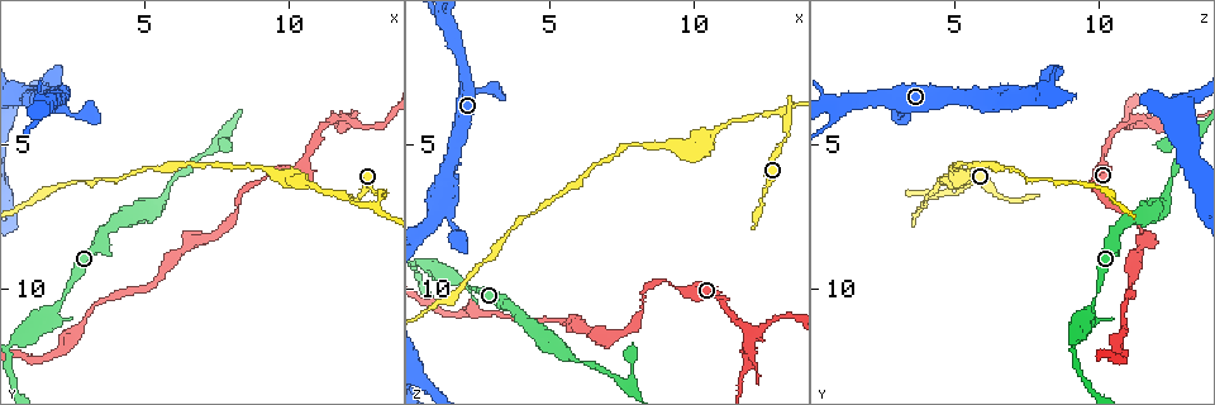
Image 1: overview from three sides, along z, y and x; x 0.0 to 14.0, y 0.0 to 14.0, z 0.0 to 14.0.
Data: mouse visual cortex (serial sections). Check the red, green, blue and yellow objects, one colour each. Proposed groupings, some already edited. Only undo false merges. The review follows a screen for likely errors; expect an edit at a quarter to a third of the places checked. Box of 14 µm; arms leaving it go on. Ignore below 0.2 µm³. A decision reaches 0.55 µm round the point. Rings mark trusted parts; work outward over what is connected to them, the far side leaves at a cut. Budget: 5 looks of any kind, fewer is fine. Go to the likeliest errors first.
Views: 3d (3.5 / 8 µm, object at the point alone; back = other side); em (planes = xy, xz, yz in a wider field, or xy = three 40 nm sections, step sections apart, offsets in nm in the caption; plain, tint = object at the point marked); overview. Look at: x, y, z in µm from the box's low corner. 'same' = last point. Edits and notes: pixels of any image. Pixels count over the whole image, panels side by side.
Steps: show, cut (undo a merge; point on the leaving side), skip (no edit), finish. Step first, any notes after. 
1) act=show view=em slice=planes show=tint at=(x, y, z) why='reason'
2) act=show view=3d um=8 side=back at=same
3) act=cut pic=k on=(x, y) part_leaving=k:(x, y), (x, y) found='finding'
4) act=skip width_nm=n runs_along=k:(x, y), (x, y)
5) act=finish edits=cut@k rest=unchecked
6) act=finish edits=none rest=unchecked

act=show view=3d um=3.5 at=(13.0, 7.1, 3.9) why='branch point'

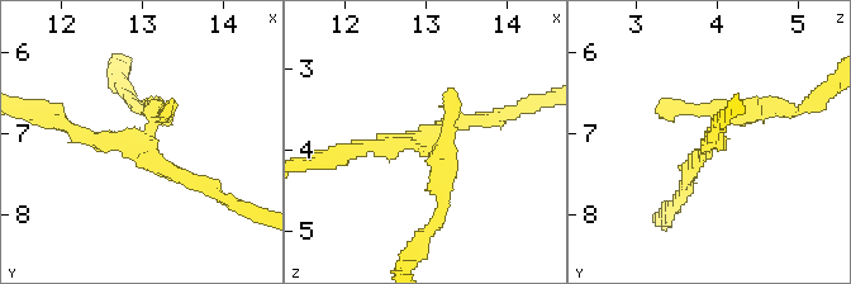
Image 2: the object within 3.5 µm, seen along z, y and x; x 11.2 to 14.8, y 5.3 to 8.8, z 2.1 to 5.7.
act=show view=em slice=planes show=tint at=(12.95, 7.10, 4.00) why='now the EM'

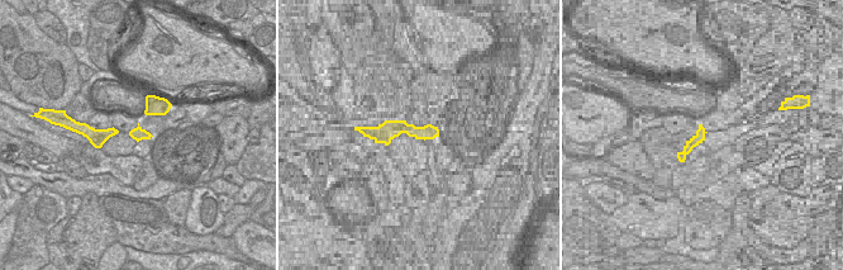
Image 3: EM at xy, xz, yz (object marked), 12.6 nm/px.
act=cut pic=2 on=(155, 155) width_nm=180 part_leaving=2:(152, 128), (98, 140), (39, 113) found='two cells meet here'

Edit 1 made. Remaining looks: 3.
act=show view=overview

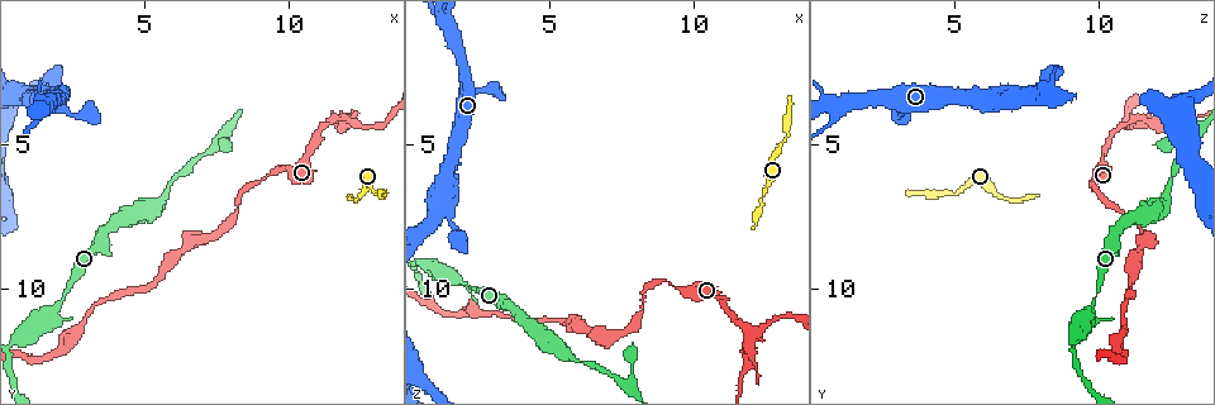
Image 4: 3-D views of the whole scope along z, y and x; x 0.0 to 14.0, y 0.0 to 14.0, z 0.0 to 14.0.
act=show view=3d um=3.5 at=(12.0, 4.2, 11.6) why='a fork'

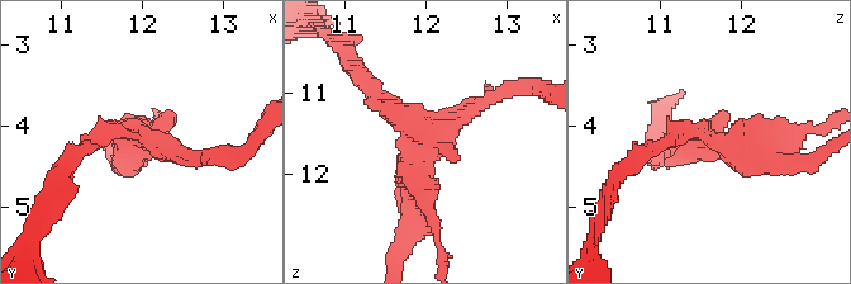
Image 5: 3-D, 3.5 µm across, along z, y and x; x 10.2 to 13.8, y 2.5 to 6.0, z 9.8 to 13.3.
act=show view=em slice=xy step=1 show=tint at=(11.95, 4.10, 11.55)

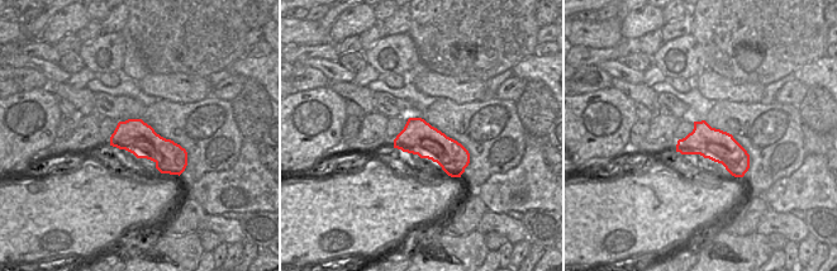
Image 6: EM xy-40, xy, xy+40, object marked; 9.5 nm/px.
act=skip width_nm=340 runs_along=5:(369, 85), (423, 137), (408, 208) found='one cell here'

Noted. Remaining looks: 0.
act=finish edits=cut@2 rest=unchecked

